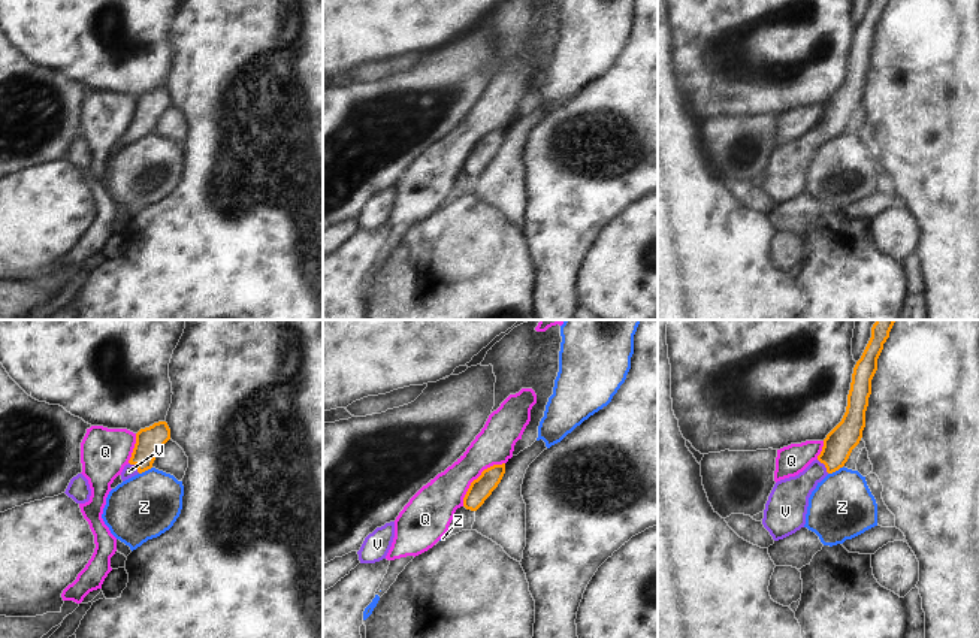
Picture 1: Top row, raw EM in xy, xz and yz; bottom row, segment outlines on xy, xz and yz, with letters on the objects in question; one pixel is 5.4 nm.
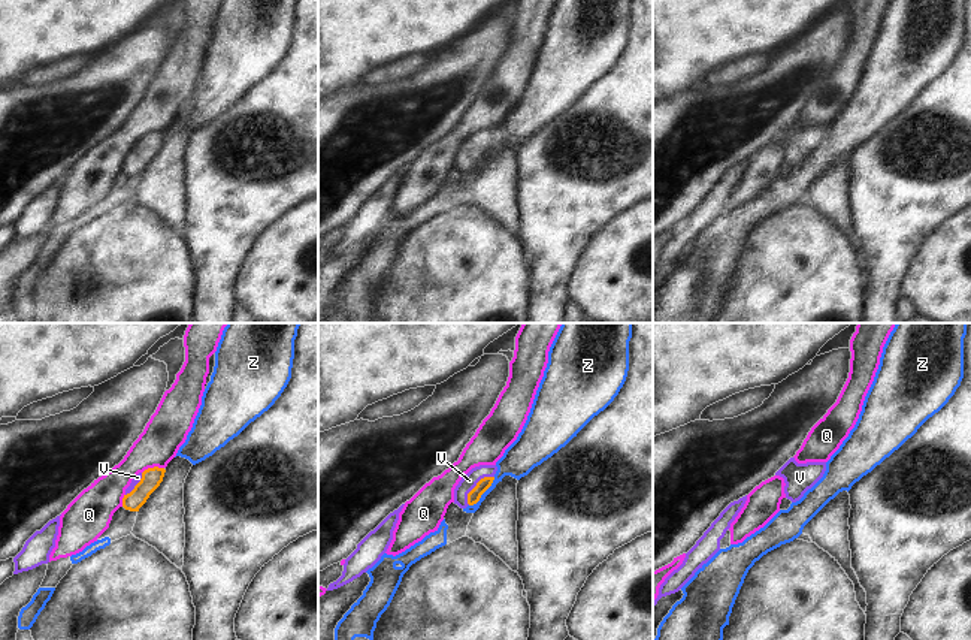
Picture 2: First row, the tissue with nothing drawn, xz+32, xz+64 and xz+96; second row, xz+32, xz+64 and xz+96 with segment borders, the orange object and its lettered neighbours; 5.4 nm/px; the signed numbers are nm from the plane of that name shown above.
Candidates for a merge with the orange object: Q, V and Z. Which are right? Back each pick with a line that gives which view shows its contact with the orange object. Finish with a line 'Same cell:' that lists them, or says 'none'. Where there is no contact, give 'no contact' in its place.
V: meets orange in yz
Same cell: V

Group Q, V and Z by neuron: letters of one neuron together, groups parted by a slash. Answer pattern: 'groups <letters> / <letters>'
groups Q / V / Z

